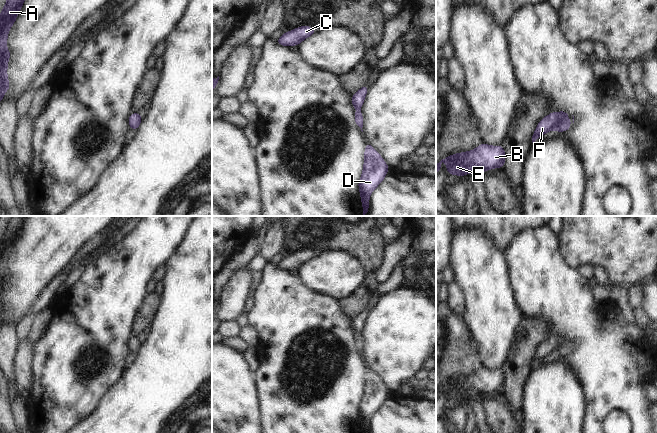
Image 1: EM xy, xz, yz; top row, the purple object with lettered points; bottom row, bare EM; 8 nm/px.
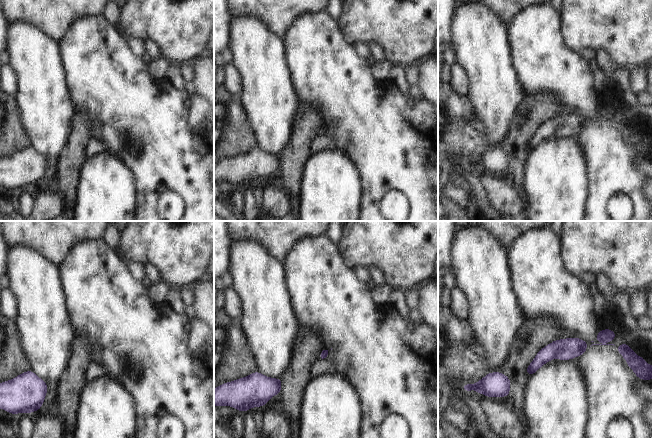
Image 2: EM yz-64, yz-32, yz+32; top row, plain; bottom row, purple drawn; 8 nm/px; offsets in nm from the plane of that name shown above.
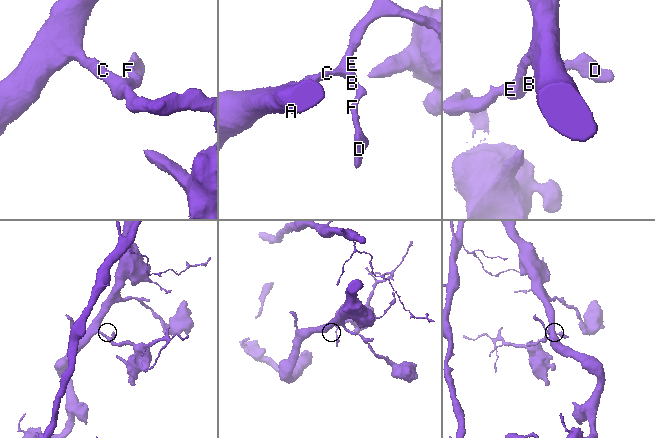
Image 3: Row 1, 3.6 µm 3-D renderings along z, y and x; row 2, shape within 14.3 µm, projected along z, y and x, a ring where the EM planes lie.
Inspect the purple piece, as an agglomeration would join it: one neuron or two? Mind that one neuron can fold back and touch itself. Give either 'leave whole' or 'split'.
leave whole

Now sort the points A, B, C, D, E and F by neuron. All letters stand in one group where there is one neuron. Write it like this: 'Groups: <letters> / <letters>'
Groups: A B C D E F.

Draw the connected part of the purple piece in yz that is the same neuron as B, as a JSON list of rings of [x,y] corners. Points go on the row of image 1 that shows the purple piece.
[[[481,144],[472,151],[453,154],[442,159],[436,164],[436,174],[443,162],[448,164],[448,174],[460,177],[465,176],[467,173],[479,174],[491,168],[502,168],[505,163],[505,150],[502,146]]]

